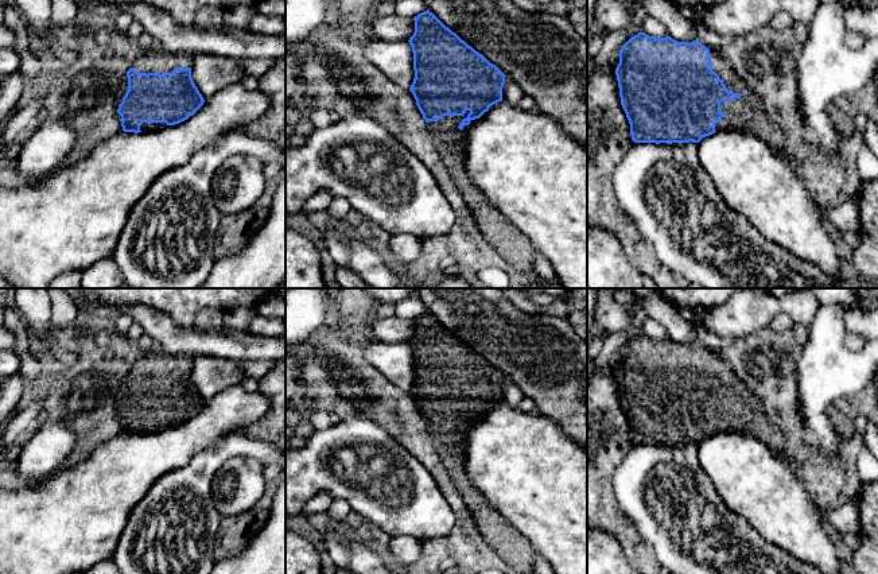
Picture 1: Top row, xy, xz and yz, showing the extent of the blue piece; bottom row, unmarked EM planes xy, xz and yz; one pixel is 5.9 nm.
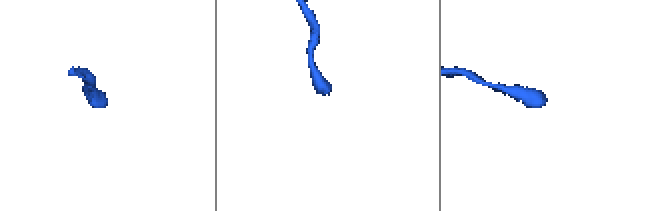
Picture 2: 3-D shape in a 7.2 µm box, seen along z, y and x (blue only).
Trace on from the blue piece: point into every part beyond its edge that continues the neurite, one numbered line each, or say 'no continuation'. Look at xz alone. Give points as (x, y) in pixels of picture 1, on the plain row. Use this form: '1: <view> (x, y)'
1: xz (450, 443)

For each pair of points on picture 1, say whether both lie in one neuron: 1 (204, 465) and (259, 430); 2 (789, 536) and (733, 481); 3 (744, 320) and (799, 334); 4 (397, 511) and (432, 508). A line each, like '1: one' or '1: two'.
1: two
2: one
3: two
4: one

